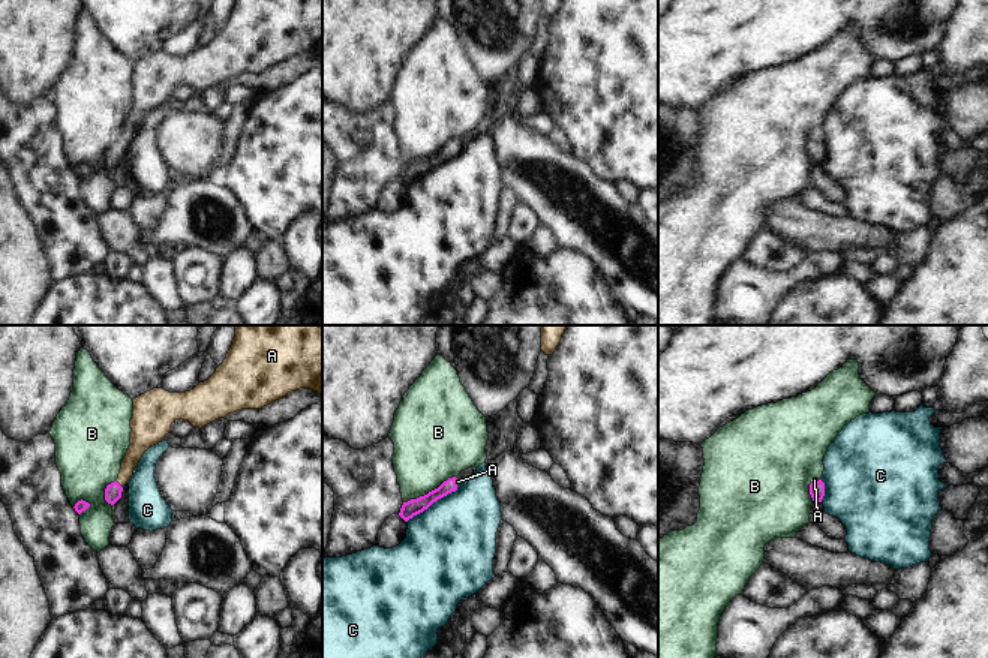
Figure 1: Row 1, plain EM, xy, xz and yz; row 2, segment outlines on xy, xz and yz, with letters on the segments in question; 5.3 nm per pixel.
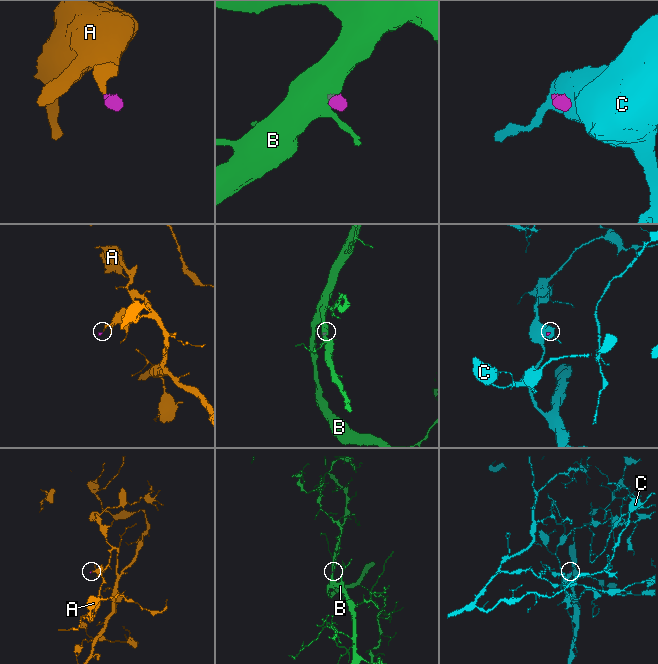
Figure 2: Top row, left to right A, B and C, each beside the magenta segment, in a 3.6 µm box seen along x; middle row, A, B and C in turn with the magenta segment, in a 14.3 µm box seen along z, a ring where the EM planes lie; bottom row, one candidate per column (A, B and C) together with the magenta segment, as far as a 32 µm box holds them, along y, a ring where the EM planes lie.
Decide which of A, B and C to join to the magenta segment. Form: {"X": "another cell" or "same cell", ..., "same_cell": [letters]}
{"A": "same cell", "B": "another cell", "C": "another cell", "same_cell": ["A"]}

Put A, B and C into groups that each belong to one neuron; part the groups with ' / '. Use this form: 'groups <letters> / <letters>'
groups A / B / C

